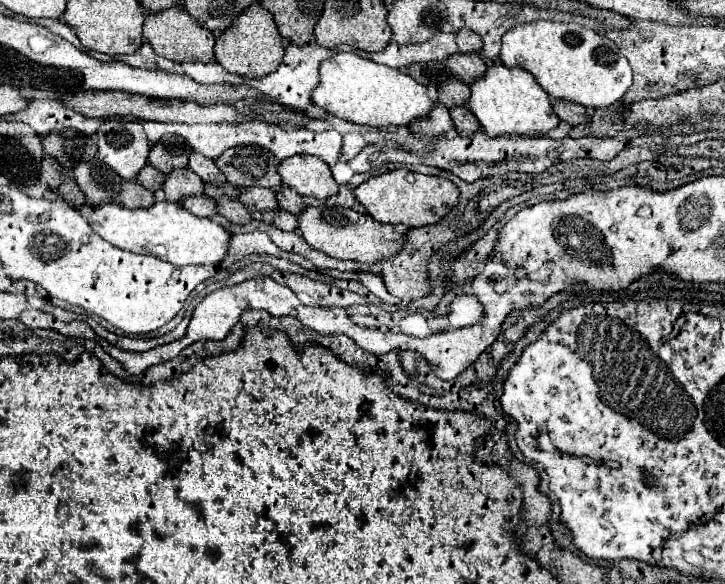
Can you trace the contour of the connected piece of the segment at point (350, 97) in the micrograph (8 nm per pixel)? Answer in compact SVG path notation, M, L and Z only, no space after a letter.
M336 52L332 58L320 62L318 70L320 84L312 90L312 104L338 118L368 126L408 126L414 118L426 116L432 108L426 88L412 76L386 64L360 58L354 52Z

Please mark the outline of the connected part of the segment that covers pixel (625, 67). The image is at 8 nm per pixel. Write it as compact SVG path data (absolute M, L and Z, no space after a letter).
M536 20L510 28L502 36L500 60L506 66L528 70L552 98L564 98L592 108L618 102L632 84L632 68L620 48L610 38L574 22Z

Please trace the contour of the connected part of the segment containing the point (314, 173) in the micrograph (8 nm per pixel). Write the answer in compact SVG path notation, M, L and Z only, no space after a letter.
M296 154L284 160L278 166L278 172L282 176L282 184L294 188L302 196L326 200L338 192L338 184L334 182L330 168L320 158Z

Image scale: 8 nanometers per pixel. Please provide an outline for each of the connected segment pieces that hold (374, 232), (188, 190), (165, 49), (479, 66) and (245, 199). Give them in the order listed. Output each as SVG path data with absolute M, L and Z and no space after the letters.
M306 206L296 218L300 236L308 242L308 246L338 260L358 260L372 264L398 254L404 244L404 234L396 232L392 224L380 224L368 214L359 214L342 206Z
M176 168L176 172L170 172L166 176L166 180L162 184L162 190L166 194L166 200L180 202L186 196L202 194L204 182L190 168Z
M174 6L156 14L148 14L144 20L144 40L148 40L158 56L174 62L210 62L214 60L214 36L208 28L200 26L182 6Z
M456 52L444 60L444 66L464 84L472 84L472 80L476 80L486 70L486 64L480 60L478 52Z
M262 186L246 188L246 190L238 196L238 200L240 200L250 212L254 212L252 216L256 216L256 212L262 212L262 210L276 210L276 208L278 208L274 190L268 190L268 188L262 188Z

